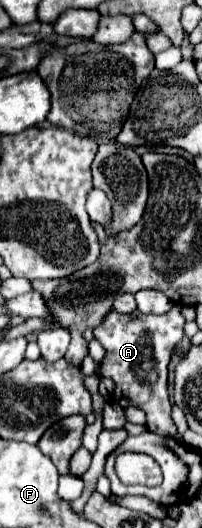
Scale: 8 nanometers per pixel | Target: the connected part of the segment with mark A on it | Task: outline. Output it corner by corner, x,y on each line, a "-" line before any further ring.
174,306
166,314
120,314
112,310
100,326
94,328
94,336
104,346
106,356
100,362
100,376
110,378
128,404
138,406
148,416
148,428
160,436
174,436
176,424
170,418
168,398
168,364
176,344
184,338
184,318
180,306

